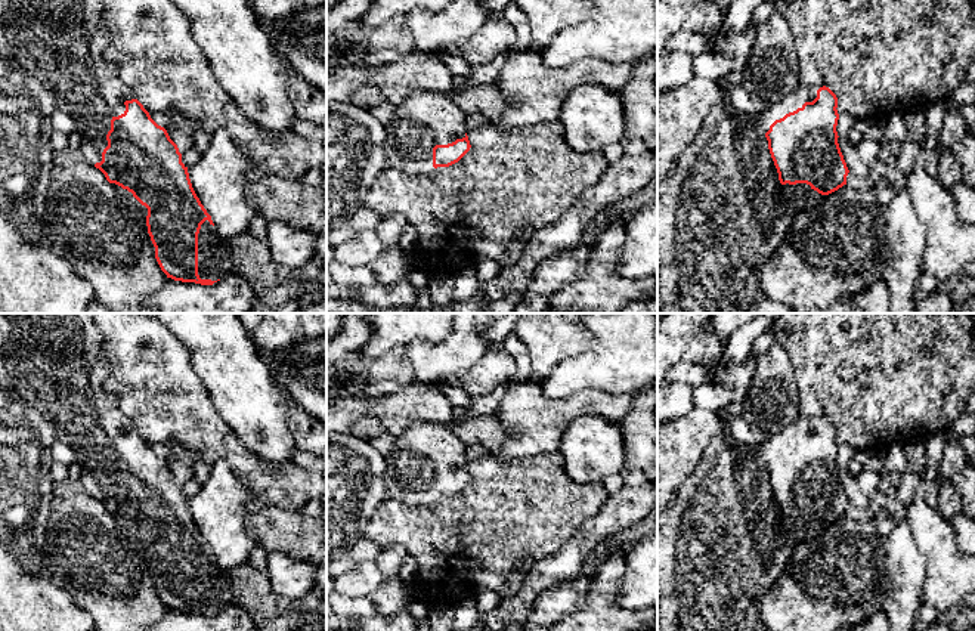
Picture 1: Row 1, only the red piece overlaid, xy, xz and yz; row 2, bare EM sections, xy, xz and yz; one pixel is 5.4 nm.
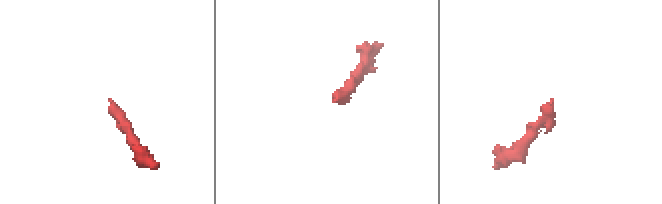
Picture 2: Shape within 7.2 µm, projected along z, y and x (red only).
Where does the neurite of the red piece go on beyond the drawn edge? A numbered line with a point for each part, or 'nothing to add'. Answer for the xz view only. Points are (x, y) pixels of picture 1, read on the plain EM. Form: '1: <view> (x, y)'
1: xz (423, 451)

